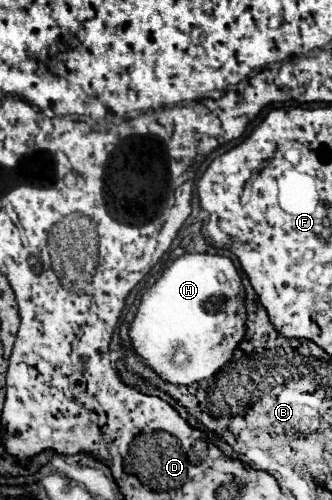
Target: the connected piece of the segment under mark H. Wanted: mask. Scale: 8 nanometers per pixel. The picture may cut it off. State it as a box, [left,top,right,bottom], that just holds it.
[130,253,246,385]

